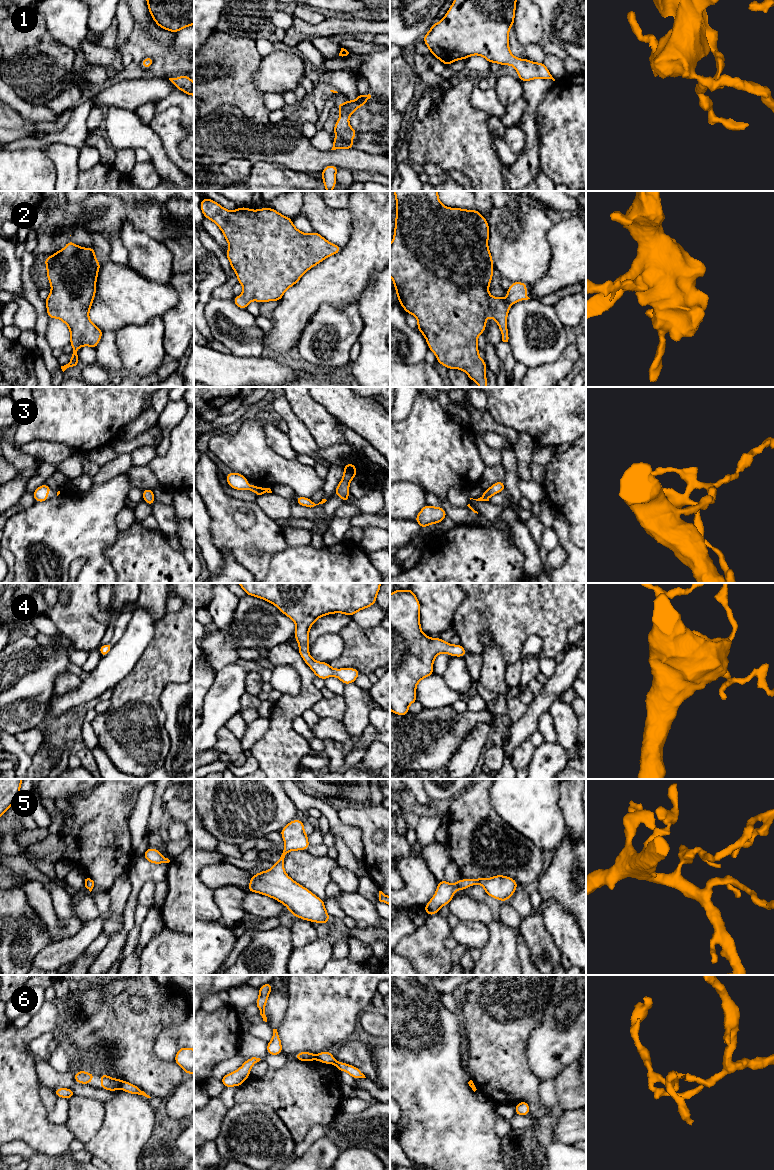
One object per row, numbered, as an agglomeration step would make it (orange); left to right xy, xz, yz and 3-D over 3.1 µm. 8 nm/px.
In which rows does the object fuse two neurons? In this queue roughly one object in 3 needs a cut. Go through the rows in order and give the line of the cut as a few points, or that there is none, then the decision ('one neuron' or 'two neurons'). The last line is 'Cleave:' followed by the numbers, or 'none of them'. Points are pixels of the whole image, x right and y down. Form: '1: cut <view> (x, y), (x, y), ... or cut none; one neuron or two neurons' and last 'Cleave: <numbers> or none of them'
1: cut none; one neuron
2: cut none; one neuron
3: cut none; one neuron
4: cut none; one neuron
5: cut none; one neuron
6: cut xy (122, 1081), (120, 1087); two neurons
Cleave: 6

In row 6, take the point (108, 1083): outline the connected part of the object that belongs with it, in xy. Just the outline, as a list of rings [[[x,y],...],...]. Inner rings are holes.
[[[106,1073],[101,1074],[101,1089],[116,1091],[121,1088],[122,1080],[109,1077]]]

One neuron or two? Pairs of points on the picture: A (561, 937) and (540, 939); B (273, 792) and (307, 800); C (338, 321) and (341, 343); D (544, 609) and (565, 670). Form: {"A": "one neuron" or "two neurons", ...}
{"A": "two neurons", "B": "two neurons", "C": "one neuron", "D": "two neurons"}

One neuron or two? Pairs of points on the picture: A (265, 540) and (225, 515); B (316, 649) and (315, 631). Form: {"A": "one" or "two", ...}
{"A": "one", "B": "two"}

